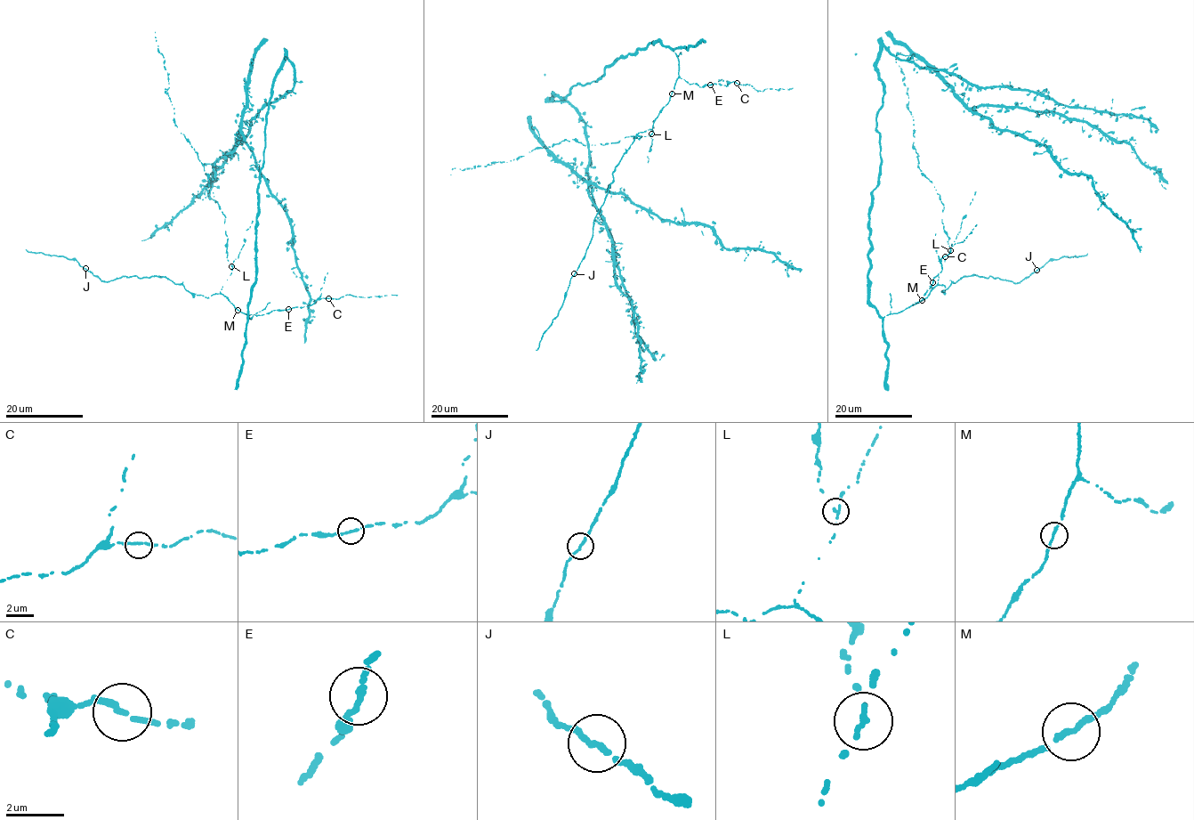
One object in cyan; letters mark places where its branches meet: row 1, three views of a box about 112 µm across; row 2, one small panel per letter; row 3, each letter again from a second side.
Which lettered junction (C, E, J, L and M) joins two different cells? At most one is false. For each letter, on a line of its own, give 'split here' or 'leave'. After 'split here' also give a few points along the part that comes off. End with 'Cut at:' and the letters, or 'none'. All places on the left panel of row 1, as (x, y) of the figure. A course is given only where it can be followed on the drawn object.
C: leave
E: leave
J: leave
L: split here
M: leave
Cut at: L

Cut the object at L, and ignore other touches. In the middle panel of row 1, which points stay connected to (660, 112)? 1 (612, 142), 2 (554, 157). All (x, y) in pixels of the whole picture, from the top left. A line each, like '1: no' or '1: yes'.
1: no
2: yes

